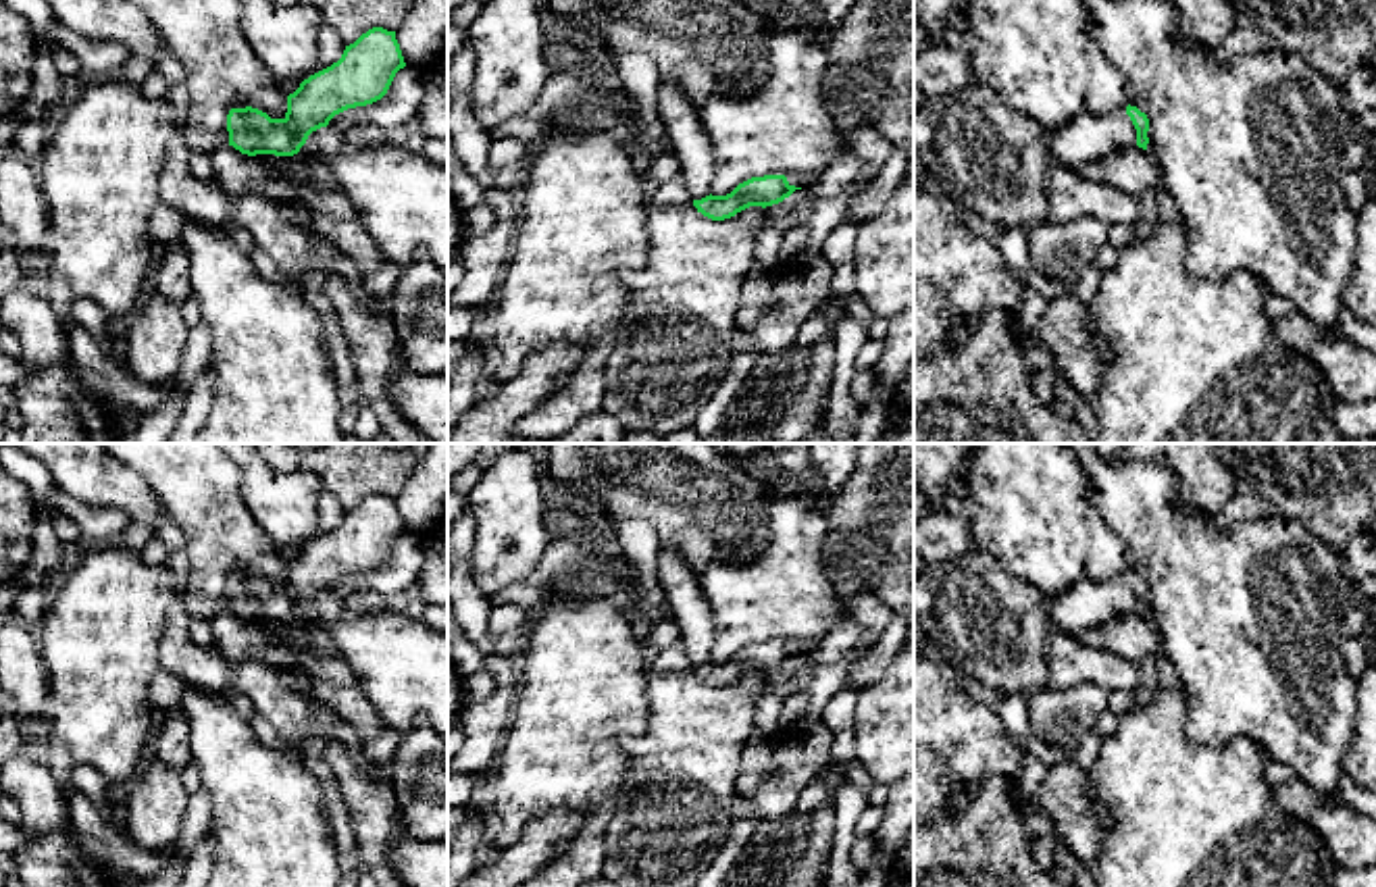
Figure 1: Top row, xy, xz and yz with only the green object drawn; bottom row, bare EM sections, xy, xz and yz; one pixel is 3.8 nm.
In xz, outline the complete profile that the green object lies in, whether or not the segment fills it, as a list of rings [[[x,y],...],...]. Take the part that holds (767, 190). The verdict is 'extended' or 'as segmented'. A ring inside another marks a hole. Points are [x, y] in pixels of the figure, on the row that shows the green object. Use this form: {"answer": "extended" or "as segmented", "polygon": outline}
{"answer": "extended", "polygon": [[[660,75],[658,117],[666,127],[674,156],[681,164],[687,192],[697,212],[712,221],[724,221],[749,206],[772,206],[789,198],[795,187],[785,175],[751,177],[727,196],[714,196],[714,150],[697,119],[697,104],[677,85],[674,79]]]}

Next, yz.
{"answer": "extended", "polygon": [[[1126,106],[1099,117],[1076,117],[1055,131],[1043,133],[1049,154],[1068,171],[1078,171],[1087,162],[1112,152],[1139,146],[1147,150],[1149,119],[1137,106]]]}

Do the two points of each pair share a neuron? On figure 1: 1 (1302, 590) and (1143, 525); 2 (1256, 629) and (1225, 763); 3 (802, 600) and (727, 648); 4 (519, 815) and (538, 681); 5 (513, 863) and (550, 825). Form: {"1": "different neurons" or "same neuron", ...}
{"1": "same neuron", "2": "different neurons", "3": "same neuron", "4": "same neuron", "5": "same neuron"}

